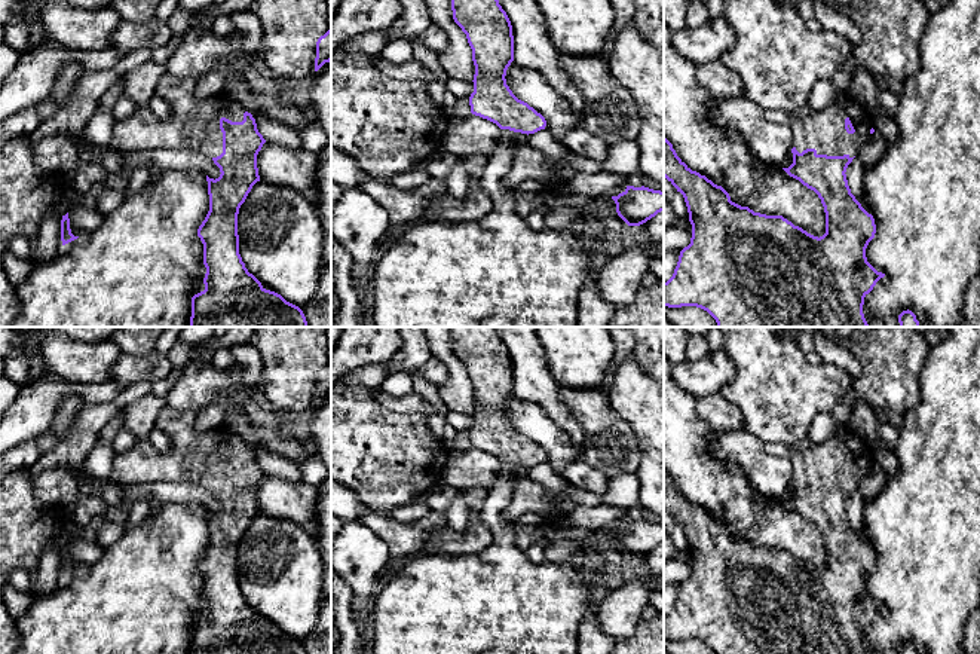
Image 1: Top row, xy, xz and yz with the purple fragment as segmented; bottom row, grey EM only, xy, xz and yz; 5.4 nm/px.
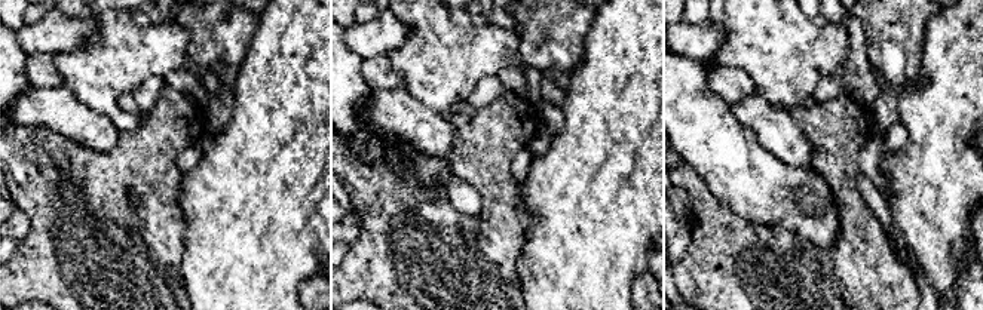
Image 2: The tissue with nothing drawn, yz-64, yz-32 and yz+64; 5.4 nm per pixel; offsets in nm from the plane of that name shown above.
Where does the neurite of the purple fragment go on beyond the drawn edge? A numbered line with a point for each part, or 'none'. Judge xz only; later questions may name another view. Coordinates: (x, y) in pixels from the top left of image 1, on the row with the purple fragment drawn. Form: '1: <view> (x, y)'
1: xz (472, 136)

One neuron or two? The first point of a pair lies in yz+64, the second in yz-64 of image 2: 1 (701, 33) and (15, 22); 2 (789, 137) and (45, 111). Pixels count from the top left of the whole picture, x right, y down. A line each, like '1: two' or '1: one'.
1: two
2: one

